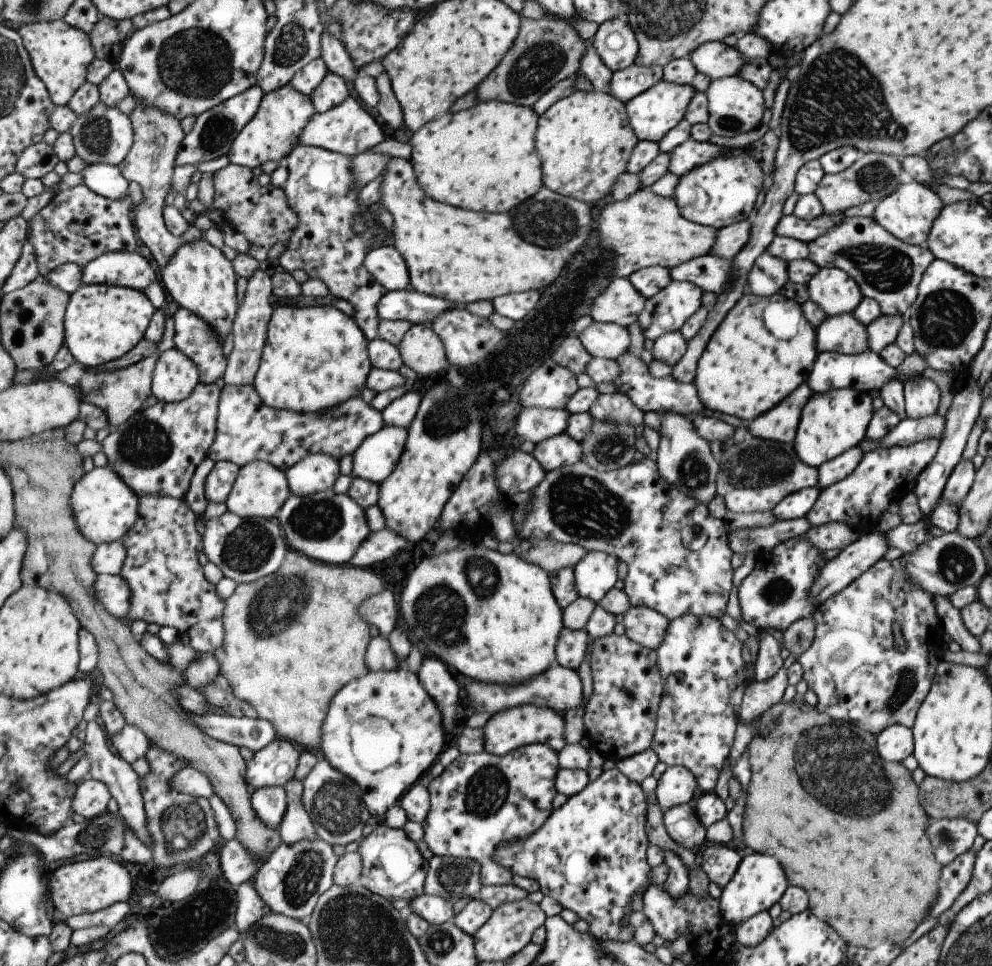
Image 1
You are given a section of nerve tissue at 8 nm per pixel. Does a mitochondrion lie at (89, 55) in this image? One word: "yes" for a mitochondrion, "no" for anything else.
no

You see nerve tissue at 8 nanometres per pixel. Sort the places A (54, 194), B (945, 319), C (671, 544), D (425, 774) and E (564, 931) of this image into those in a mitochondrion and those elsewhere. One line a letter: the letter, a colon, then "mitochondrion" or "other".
A: other
B: mitochondrion
C: other
D: other
E: other

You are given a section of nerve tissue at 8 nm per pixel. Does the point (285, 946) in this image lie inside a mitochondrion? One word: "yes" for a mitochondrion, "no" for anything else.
yes

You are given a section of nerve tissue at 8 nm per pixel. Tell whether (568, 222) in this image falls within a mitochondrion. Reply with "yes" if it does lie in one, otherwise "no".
yes

